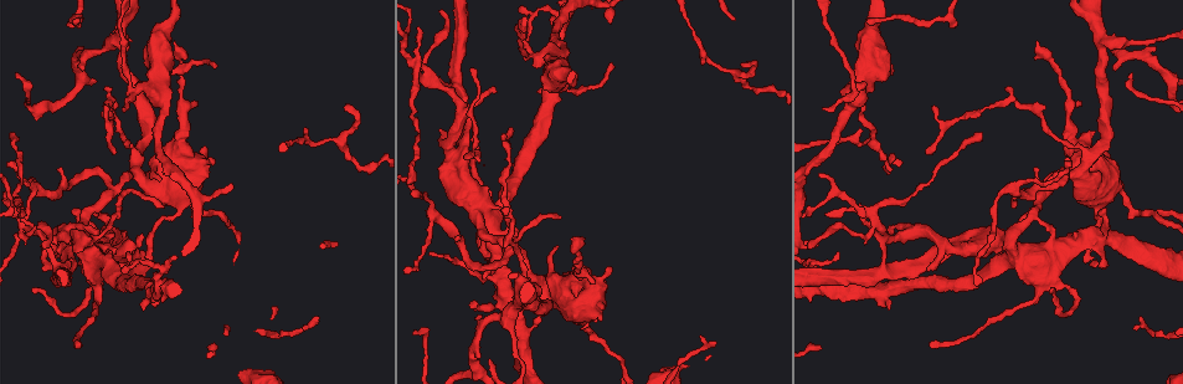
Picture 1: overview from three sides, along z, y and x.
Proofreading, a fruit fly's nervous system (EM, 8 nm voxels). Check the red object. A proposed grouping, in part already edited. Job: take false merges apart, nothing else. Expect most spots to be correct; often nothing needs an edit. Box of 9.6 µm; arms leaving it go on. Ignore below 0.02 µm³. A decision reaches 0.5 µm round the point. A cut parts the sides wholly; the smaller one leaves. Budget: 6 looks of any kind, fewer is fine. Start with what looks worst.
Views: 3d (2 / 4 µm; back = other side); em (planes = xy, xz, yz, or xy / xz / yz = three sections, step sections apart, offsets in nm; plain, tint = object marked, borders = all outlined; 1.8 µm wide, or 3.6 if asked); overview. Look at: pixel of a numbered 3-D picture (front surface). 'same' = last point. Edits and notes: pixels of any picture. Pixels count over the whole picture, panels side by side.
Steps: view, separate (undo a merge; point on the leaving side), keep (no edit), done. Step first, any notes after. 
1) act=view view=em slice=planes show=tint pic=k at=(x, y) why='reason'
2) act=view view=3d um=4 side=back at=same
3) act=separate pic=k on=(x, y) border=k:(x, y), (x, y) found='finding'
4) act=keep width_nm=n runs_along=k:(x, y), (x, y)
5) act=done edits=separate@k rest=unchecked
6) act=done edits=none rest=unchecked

act=view view=em slice=planes show=tint pic=1 at=(457, 152)

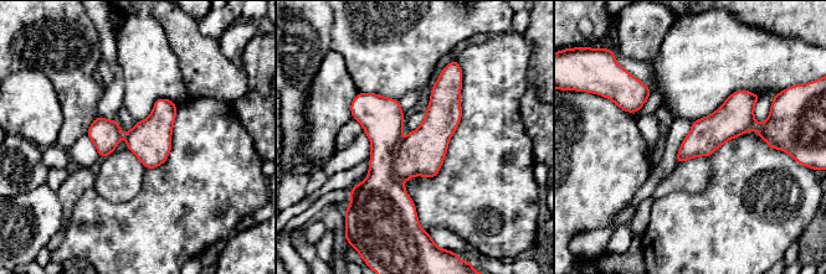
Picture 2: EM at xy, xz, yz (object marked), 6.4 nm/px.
act=separate pic=2 on=(422, 151) part_leaving=2:(453, 76), (439, 127), (399, 177) found='two neurons meet here'

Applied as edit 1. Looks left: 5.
act=view view=overview

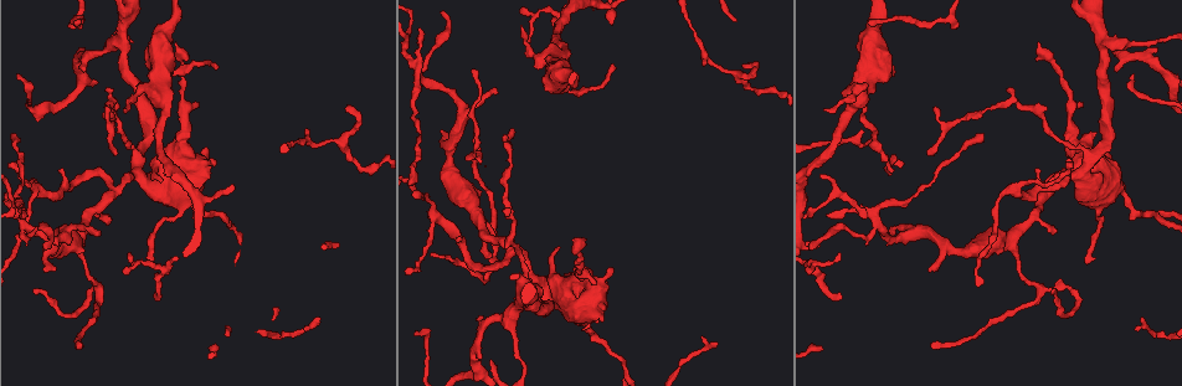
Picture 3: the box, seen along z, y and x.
act=view view=3d um=4 pic=3 at=(873, 219) why='looks like a crossing'

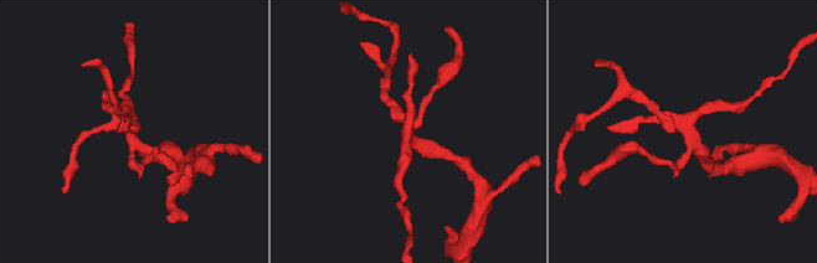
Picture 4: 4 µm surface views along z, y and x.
act=view view=em slice=planes show=tint pic=4 at=(126, 131) why='need the tissue'

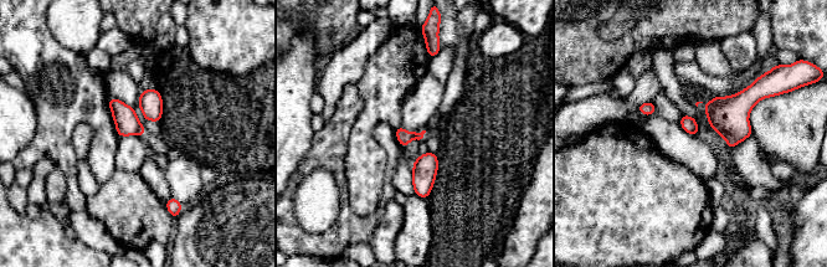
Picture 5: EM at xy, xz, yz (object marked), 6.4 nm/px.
act=keep found='continuous, no second neuron'

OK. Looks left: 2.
act=view view=em slice=planes show=tint pic=3 at=(183, 129) why='sudden change in width'

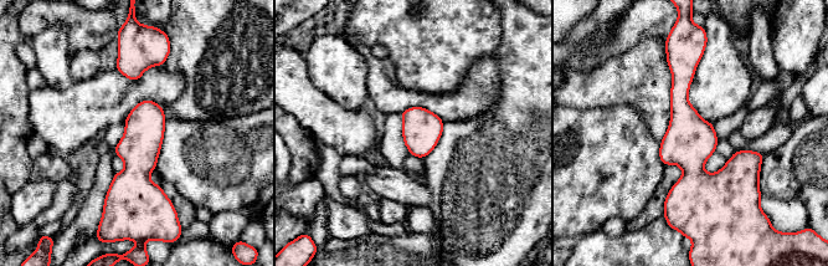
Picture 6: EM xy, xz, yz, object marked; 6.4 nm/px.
act=keep found='continuous, no second neuron'

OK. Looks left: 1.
act=done edits=separate@2 rest=unchecked

